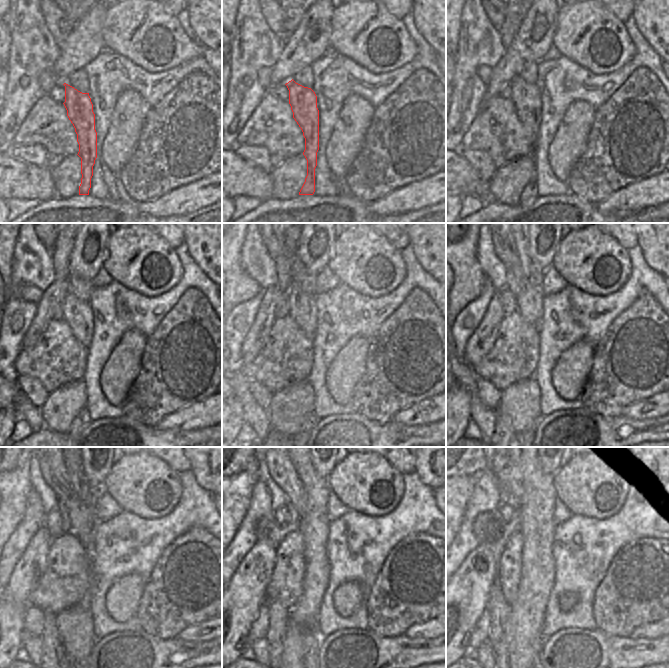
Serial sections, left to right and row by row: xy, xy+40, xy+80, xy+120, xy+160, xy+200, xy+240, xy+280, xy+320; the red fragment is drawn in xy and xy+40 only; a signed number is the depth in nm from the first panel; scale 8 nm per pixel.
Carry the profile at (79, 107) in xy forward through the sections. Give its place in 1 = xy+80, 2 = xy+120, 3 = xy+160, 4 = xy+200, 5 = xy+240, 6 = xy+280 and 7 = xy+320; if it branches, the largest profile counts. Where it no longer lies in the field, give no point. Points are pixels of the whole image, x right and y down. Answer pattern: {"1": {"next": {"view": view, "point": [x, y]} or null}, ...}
{"1": {"next": {"view": "xy+80", "point": [526, 96]}}, "2": {"next": {"view": "xy+120", "point": [77, 314]}}, "3": {"next": {"view": "xy+160", "point": [302, 308]}}, "4": {"next": {"view": "xy+200", "point": [529, 299]}}, "5": {"next": {"view": "xy+240", "point": [53, 469]}}, "6": {"next": {"view": "xy+280", "point": [281, 470]}}, "7": {"next": {"view": "xy+320", "point": [507, 476]}}}

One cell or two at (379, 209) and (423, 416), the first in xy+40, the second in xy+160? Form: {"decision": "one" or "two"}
{"decision": "one"}

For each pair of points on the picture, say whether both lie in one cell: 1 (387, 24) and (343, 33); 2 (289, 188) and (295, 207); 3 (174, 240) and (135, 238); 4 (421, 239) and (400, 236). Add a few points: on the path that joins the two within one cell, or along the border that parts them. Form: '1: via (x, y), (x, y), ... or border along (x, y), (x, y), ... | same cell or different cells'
1: via (376, 24), (370, 24), (367, 21), (354, 33) | same cell
2: border along (299, 195), (287, 200), (271, 198) | different cells
3: border along (158, 233), (174, 249) | different cells
4: border along (407, 233), (409, 244) | different cells

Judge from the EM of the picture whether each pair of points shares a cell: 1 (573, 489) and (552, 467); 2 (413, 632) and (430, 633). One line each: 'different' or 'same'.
1: different
2: same

